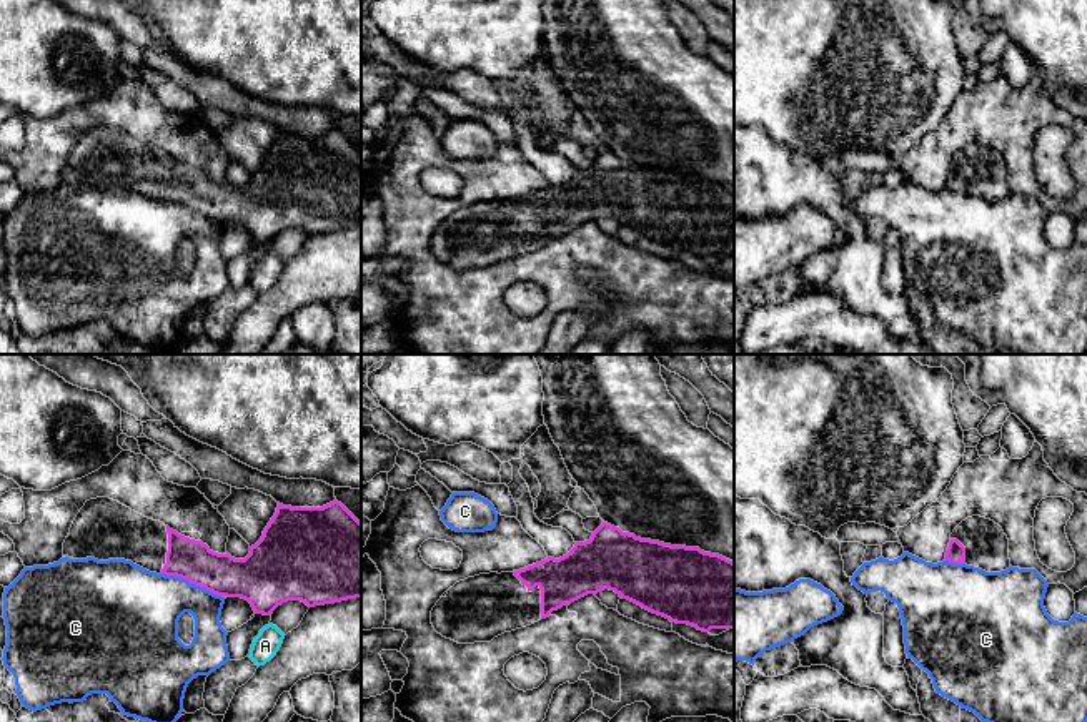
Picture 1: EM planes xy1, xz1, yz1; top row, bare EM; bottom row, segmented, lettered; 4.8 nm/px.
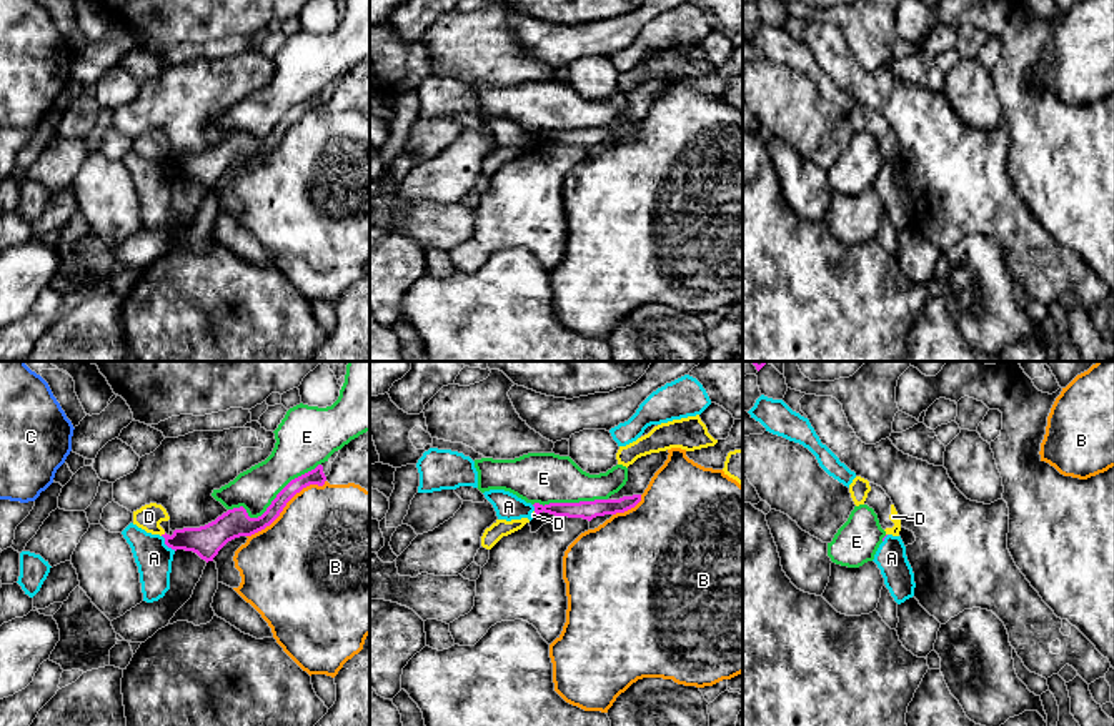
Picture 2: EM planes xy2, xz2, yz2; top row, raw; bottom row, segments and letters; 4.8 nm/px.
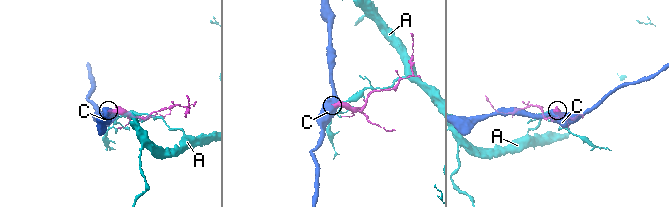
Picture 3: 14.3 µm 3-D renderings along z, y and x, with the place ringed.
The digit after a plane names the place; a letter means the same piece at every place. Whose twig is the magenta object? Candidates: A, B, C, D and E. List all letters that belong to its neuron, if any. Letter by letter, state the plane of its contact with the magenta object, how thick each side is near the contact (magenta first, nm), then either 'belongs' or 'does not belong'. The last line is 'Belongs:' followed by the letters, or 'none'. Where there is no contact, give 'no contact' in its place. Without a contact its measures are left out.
A: meets magenta in xy2; 150 nm thick on the magenta side, 180 nm on the other; does not belong
B: meets magenta in xy2; 130 nm thick on the magenta side, 500 nm on the other; does not belong
C: meets magenta in xy1; 200 nm thick on the magenta side, 340 nm on the other; does not belong
D: meets magenta in xy2; 150 nm thick on the magenta side, 120 nm on the other; does not belong
E: meets magenta in xy2; 140 nm thick on the magenta side, 220 nm on the other; does not belong
Belongs: none

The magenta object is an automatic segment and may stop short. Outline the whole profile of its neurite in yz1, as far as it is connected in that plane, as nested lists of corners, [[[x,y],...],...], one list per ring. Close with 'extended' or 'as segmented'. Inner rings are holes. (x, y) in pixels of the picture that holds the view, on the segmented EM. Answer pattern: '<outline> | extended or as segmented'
[[[980,516],[967,517],[951,534],[946,561],[985,572],[1005,571],[1010,567],[1009,539],[994,521]]] | extended

